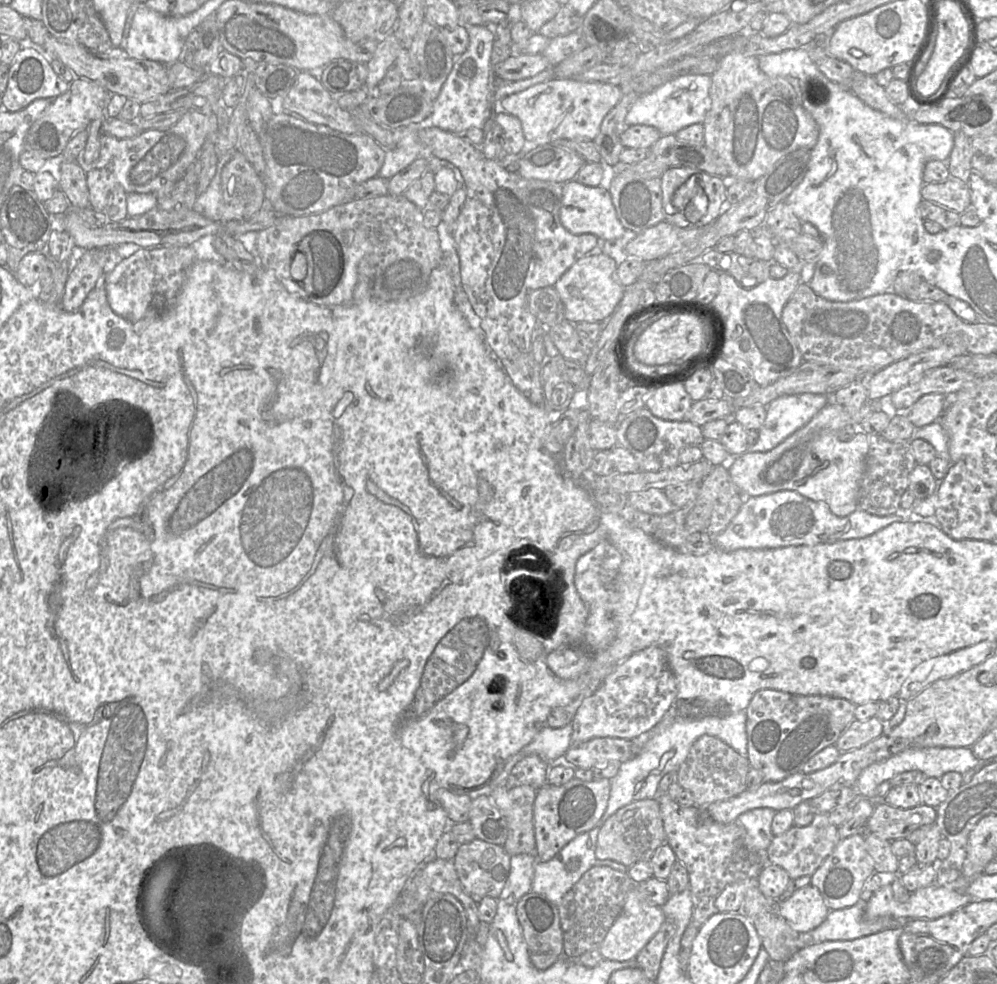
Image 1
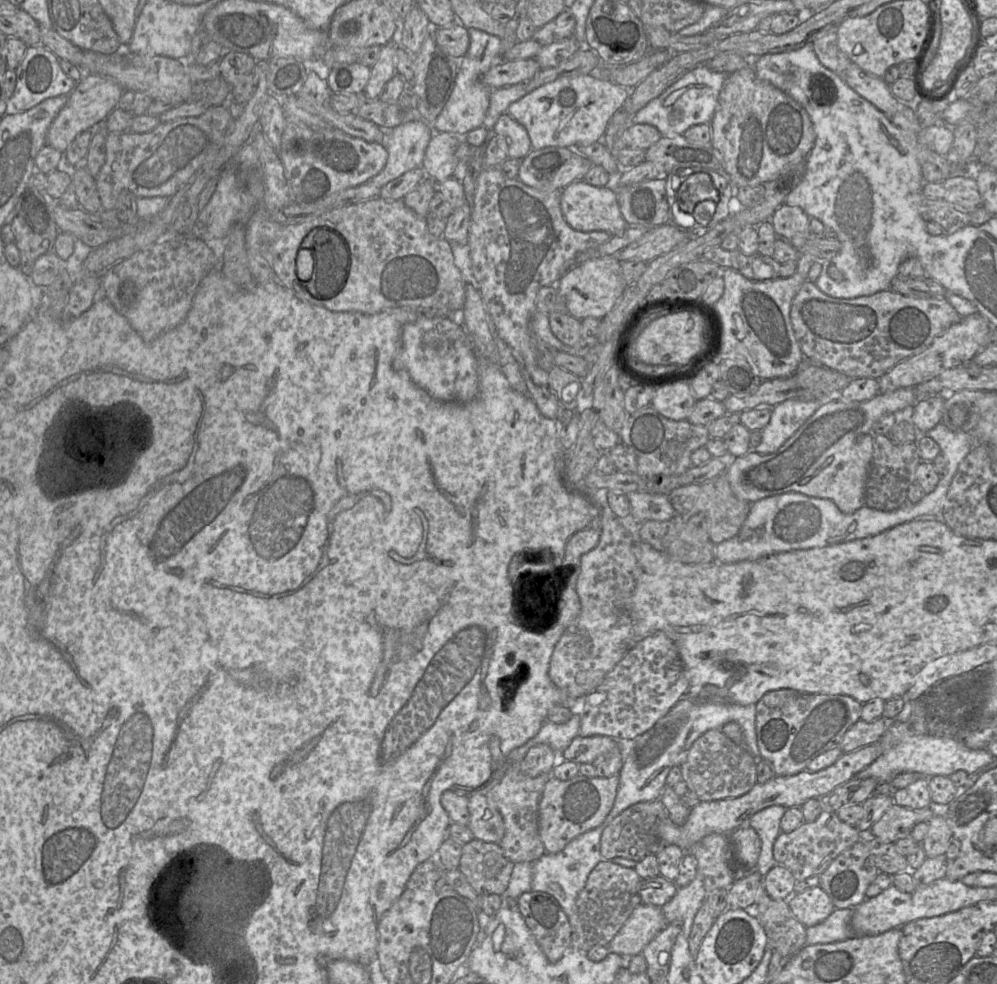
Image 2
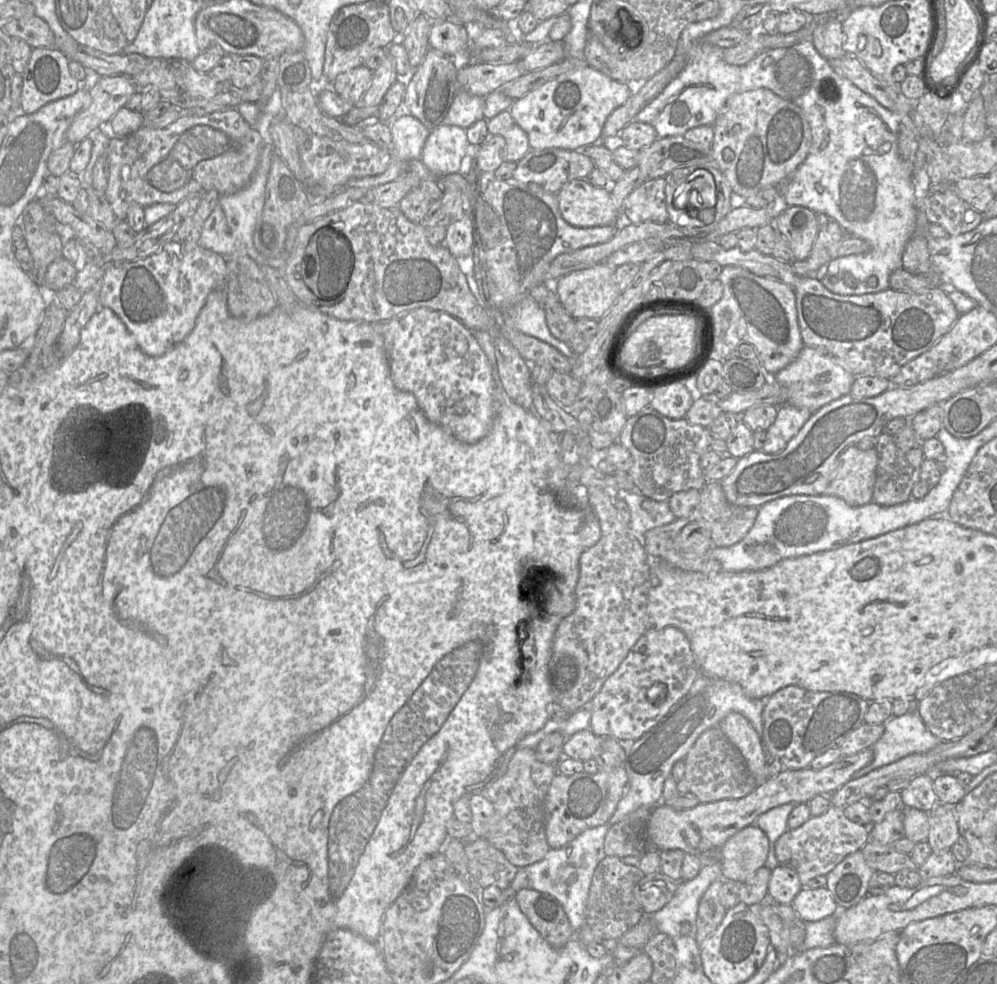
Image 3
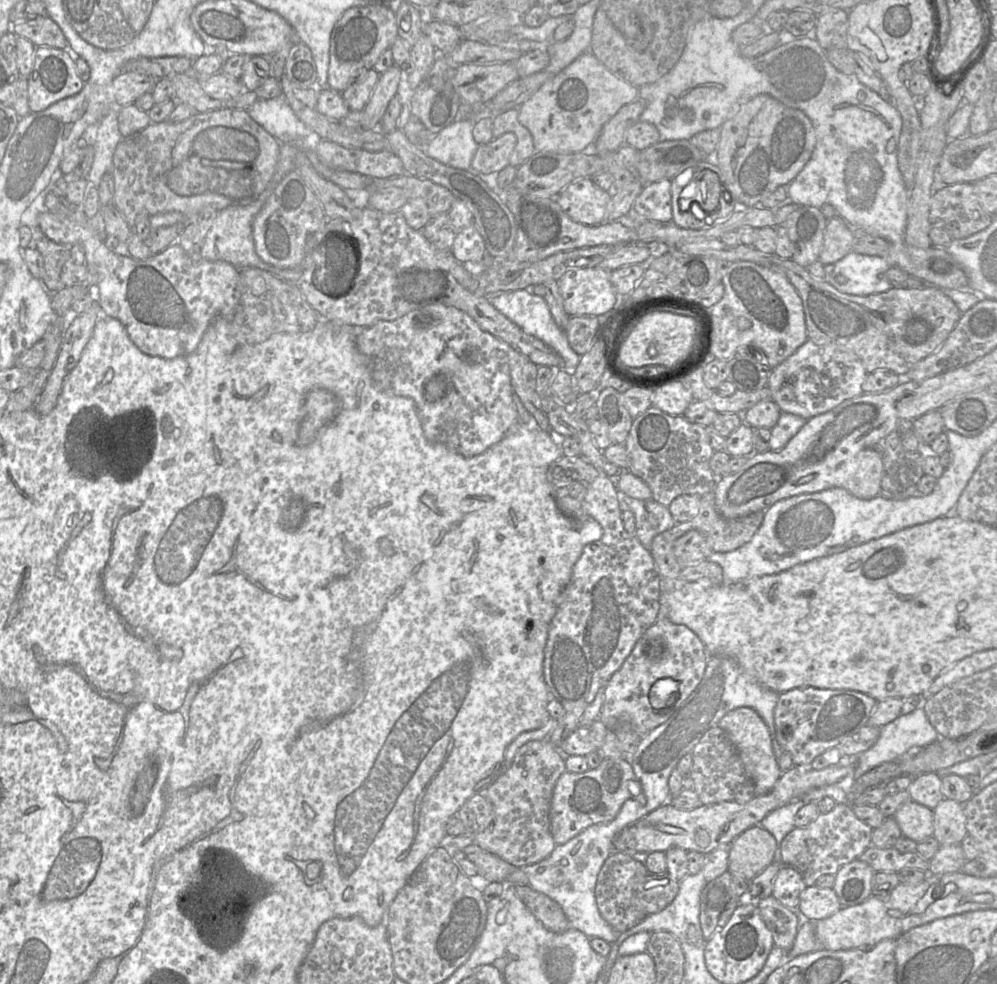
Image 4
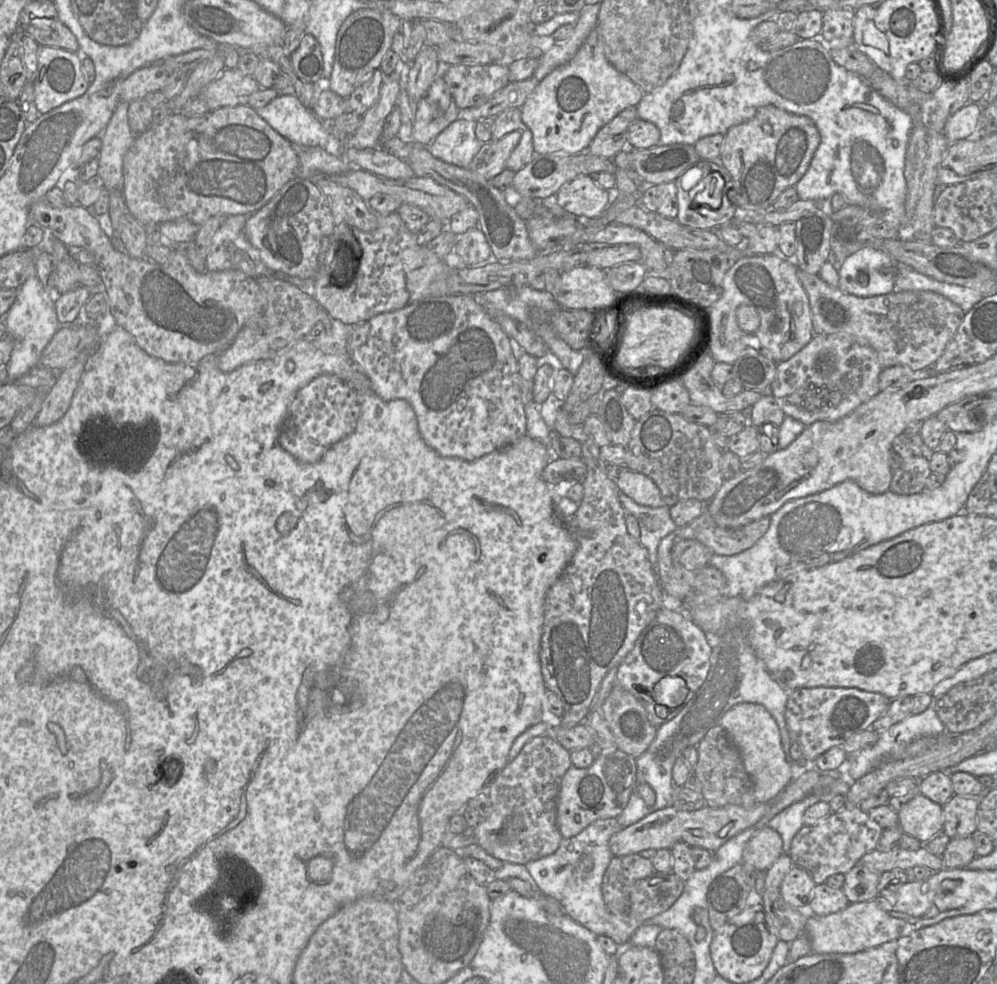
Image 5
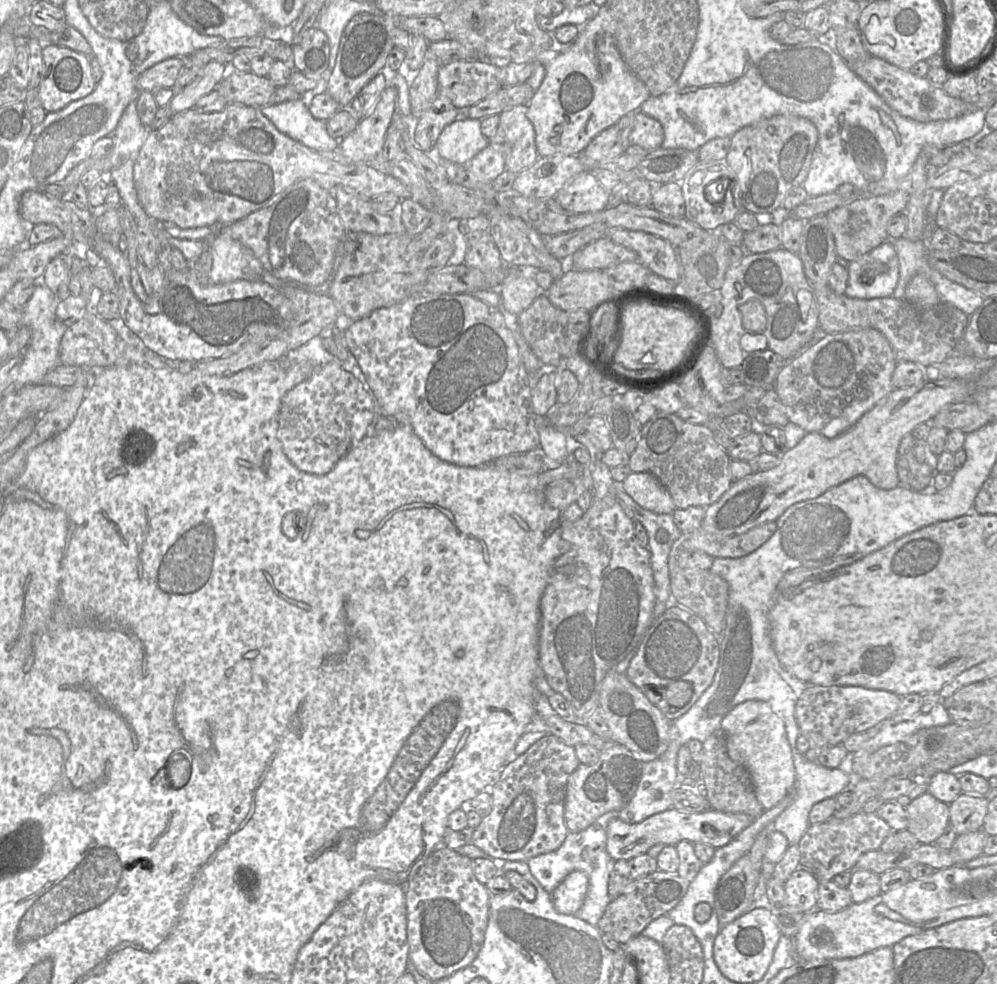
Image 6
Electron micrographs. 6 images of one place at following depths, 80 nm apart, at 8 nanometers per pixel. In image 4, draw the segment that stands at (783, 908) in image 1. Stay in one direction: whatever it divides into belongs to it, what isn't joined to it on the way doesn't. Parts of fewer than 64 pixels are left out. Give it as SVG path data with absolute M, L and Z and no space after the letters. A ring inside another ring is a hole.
M806 886L796 911L803 920L818 921L836 913L842 905L833 888Z

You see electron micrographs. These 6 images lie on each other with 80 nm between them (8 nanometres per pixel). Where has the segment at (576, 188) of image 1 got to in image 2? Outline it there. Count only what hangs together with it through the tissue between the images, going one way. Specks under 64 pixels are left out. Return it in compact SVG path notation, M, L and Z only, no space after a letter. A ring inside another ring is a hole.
M583 179L570 183L562 190L560 207L567 224L577 231L604 231L614 236L628 227L618 205L617 190L592 186Z

